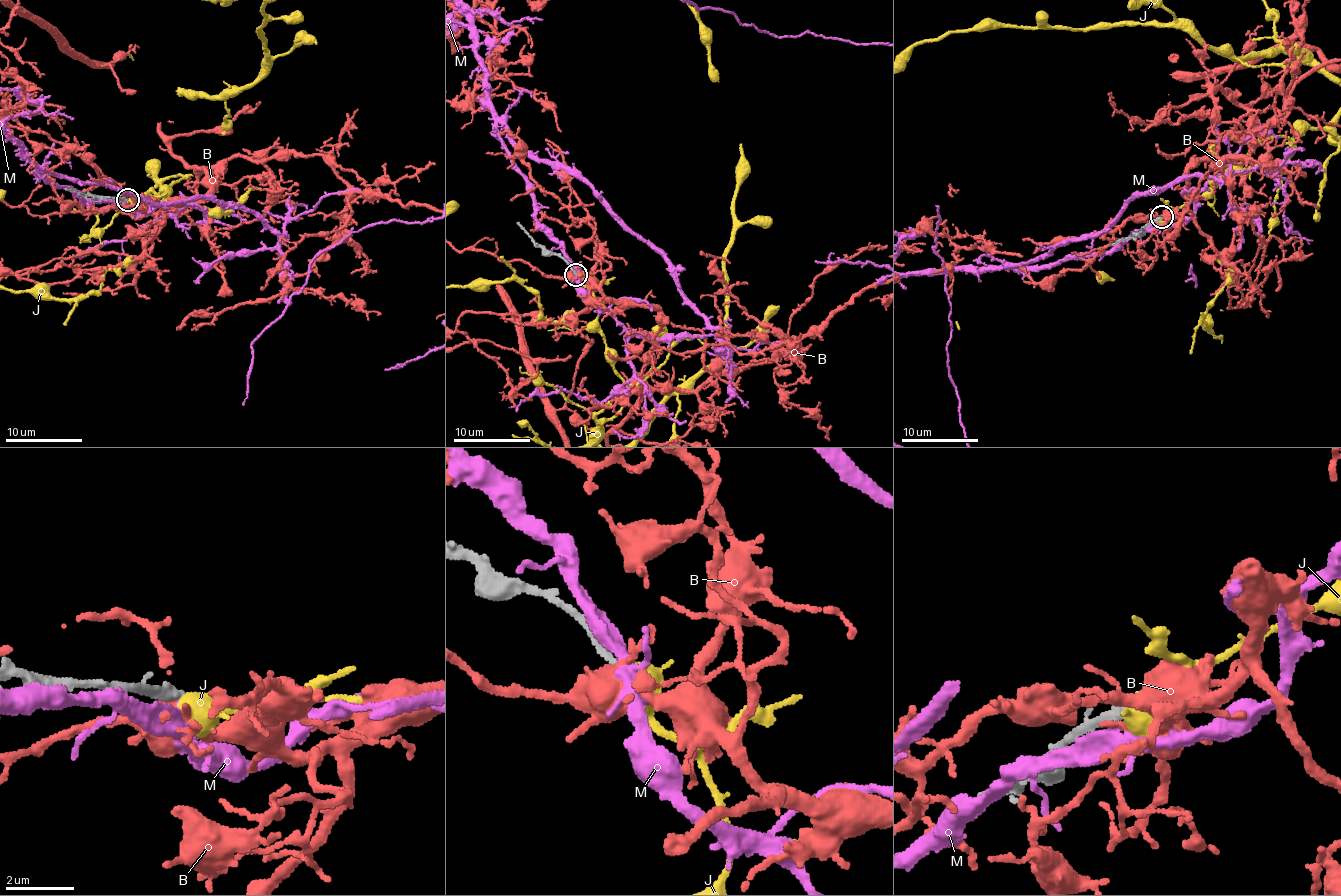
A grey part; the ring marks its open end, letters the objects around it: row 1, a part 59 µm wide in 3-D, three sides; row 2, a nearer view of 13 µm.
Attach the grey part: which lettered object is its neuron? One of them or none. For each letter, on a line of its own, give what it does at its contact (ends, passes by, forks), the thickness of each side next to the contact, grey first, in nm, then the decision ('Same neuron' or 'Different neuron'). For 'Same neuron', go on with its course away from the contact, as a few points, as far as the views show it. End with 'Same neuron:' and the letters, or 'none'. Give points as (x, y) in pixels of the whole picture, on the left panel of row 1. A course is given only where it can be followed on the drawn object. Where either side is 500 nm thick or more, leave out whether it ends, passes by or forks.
B: It passes by. Thickness 280 nm (grey) against 440 nm. Different neuron
J: Thickness 260 nm (grey) against 650 nm. Different neuron
M: It ends there. Thickness 260 nm (grey) against 170 nm. Different neuron
Same neuron: none

